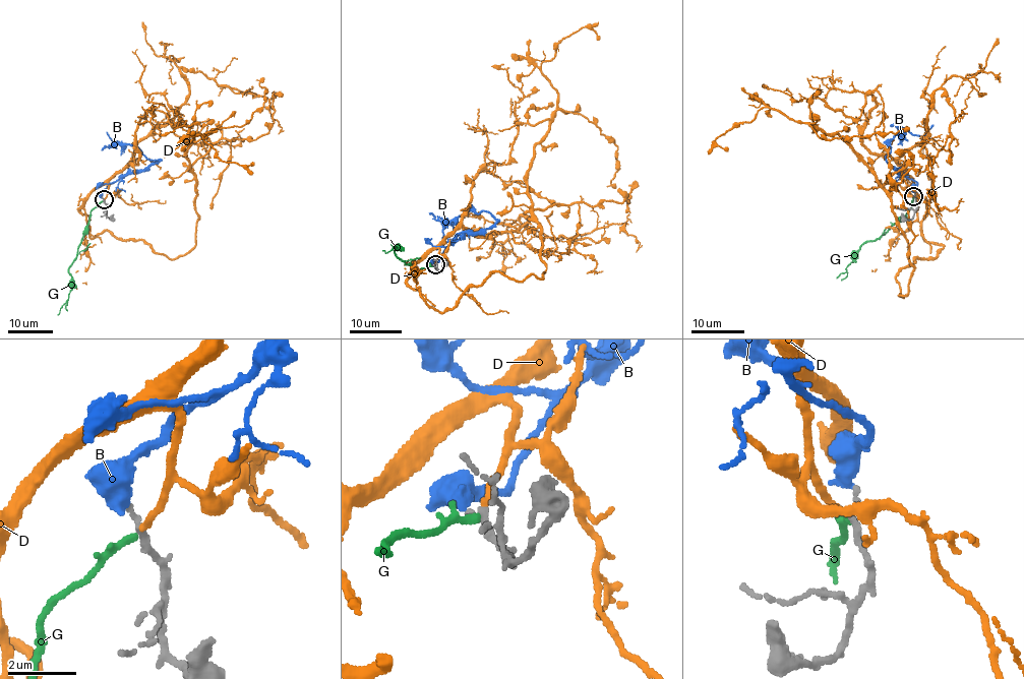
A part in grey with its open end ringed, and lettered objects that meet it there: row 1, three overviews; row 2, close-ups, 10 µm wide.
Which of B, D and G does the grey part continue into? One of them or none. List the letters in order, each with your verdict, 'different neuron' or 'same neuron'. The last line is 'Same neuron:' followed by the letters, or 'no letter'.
B: different neuron
D: same neuron
G: different neuron
Same neuron: D

